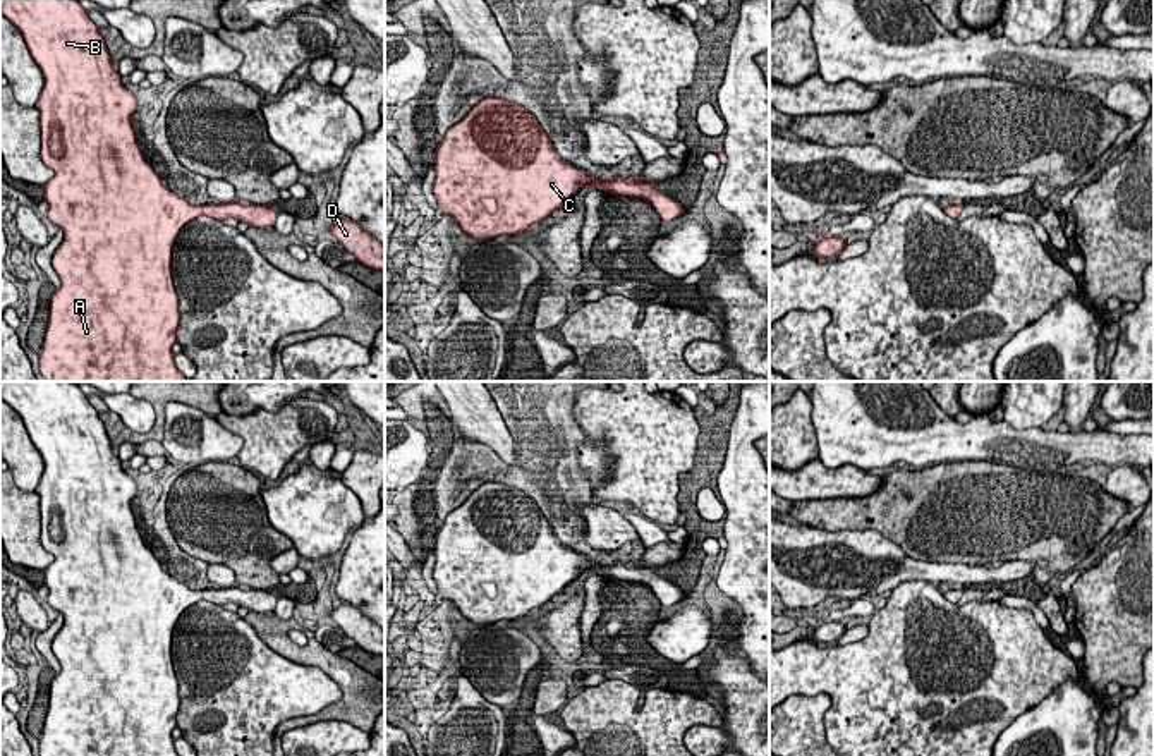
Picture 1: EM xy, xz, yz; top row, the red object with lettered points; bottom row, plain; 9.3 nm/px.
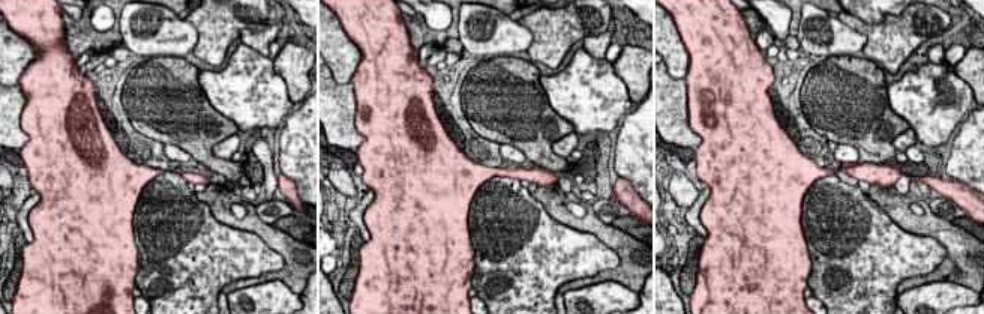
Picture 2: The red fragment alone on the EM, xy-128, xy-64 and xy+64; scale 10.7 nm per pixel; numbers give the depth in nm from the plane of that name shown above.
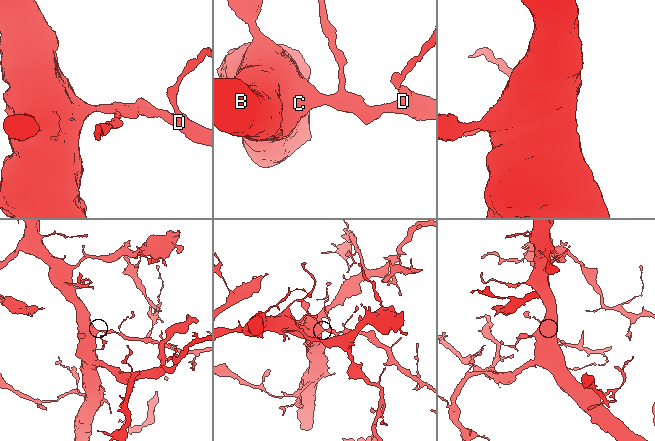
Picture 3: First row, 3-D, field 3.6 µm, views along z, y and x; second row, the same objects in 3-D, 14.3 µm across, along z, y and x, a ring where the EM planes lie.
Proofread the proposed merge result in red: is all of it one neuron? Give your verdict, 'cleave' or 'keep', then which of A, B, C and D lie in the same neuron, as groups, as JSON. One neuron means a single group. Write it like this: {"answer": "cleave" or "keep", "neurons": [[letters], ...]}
{"answer": "keep", "neurons": [["A", "B", "C", "D"]]}

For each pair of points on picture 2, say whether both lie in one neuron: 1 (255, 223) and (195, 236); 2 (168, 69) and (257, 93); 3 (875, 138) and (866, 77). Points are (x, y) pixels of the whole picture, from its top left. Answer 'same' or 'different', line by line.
1: different
2: different
3: same

